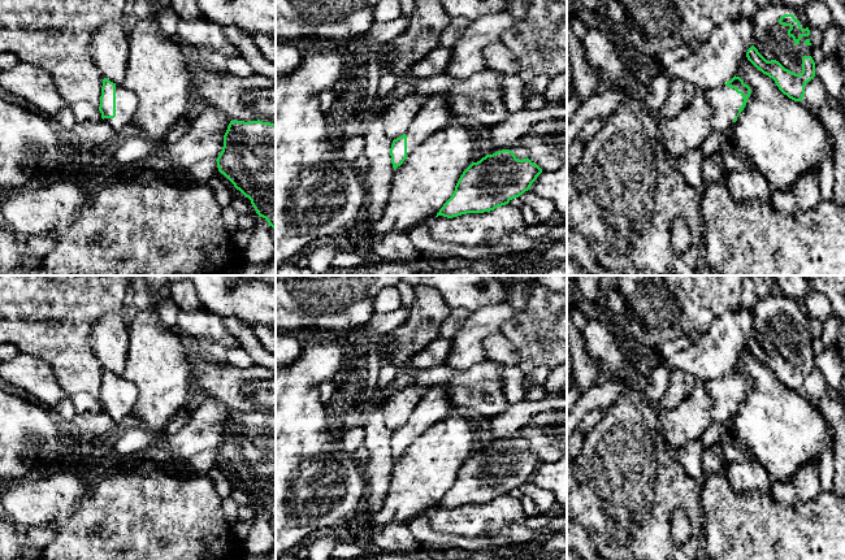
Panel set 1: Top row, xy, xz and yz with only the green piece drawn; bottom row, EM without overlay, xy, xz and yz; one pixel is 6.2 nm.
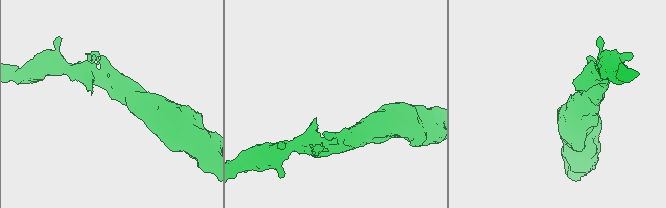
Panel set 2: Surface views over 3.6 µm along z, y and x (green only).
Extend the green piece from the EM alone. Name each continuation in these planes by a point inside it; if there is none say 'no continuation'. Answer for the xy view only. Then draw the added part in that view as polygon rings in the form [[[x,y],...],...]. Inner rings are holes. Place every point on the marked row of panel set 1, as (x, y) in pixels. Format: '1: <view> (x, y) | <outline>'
1: xy (126, 101) | [[[116,84],[116,117],[104,118],[114,131],[120,131],[131,125],[133,116],[136,112],[138,99],[134,92],[121,84]]]

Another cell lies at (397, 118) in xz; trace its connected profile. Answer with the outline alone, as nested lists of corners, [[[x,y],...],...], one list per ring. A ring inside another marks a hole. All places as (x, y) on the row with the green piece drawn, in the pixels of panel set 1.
[[[411,94],[391,103],[382,114],[386,136],[394,140],[406,134],[410,123],[425,101],[426,97],[421,94]]]

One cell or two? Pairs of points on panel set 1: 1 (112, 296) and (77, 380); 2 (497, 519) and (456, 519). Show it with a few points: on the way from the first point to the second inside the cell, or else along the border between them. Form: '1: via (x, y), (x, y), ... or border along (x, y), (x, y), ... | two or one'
1: via (90, 312), (77, 325), (77, 357) | one
2: via (486, 519), (467, 519) | one

